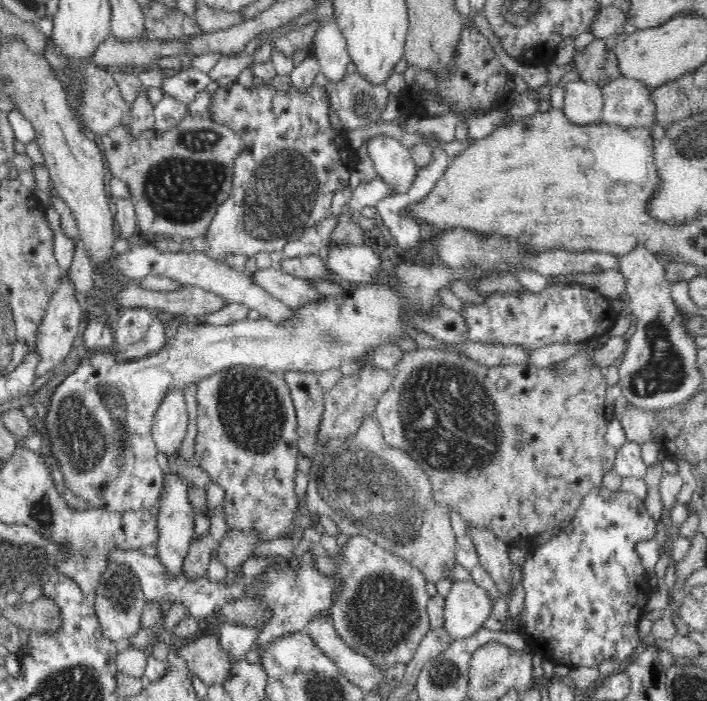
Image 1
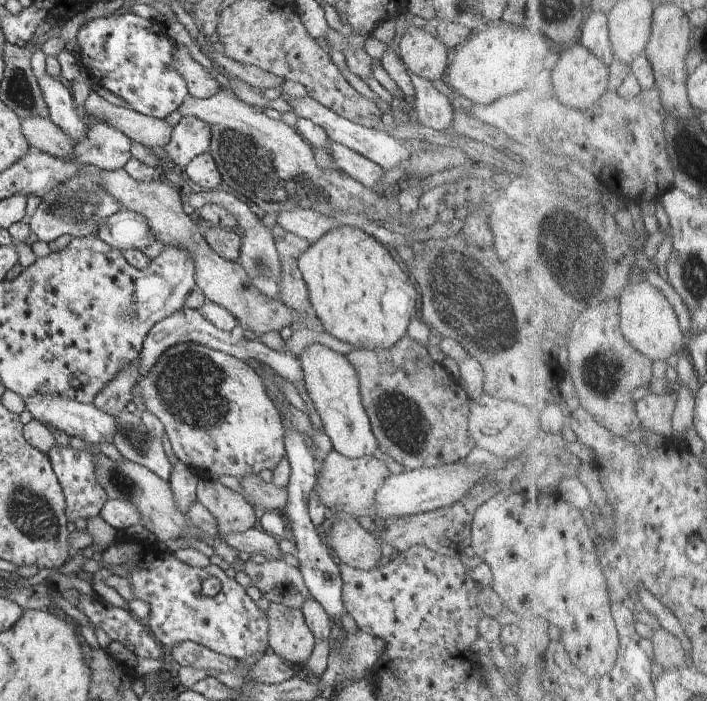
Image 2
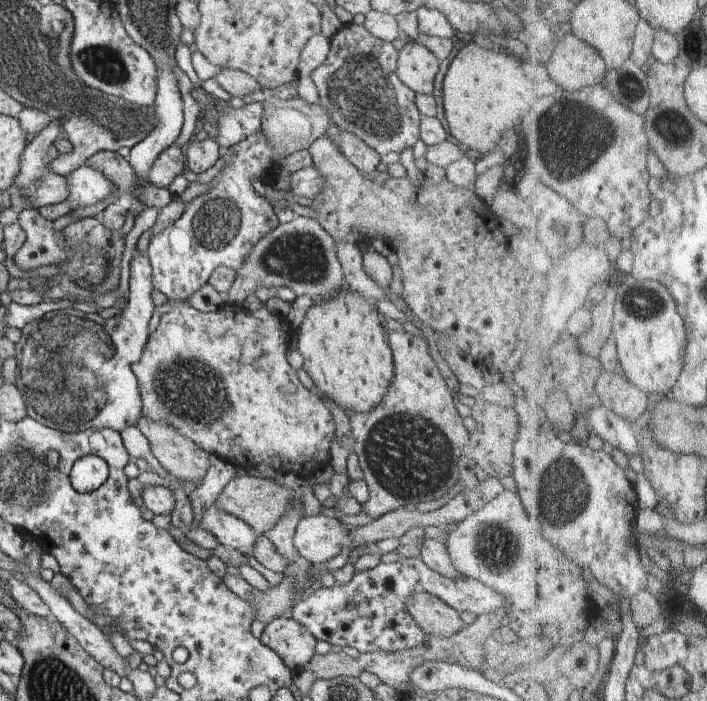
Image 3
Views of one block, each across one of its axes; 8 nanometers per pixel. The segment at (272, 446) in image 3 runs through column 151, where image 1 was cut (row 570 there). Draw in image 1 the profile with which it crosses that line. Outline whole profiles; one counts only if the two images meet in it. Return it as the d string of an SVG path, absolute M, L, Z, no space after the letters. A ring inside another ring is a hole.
M350 536L340 549L342 556L329 555L335 565L334 575L340 579L329 610L336 633L350 648L373 659L372 663L380 669L397 662L406 665L420 640L432 629L424 573L401 556L374 544L369 537Z

